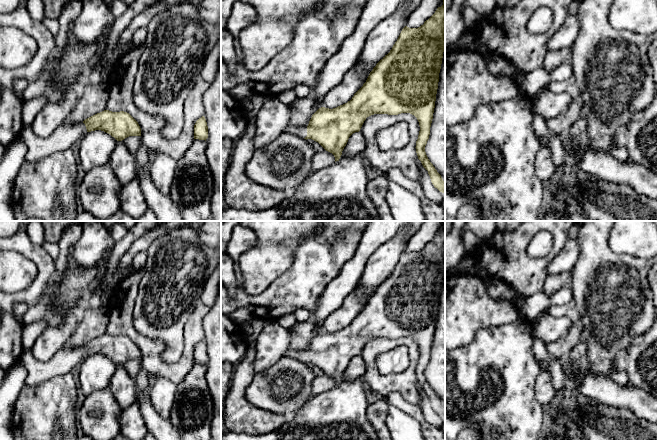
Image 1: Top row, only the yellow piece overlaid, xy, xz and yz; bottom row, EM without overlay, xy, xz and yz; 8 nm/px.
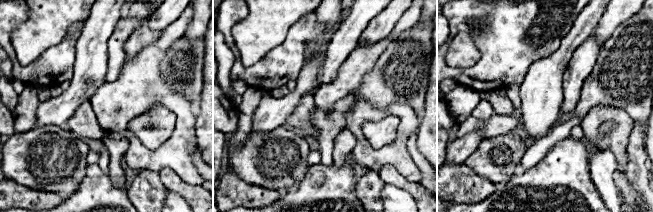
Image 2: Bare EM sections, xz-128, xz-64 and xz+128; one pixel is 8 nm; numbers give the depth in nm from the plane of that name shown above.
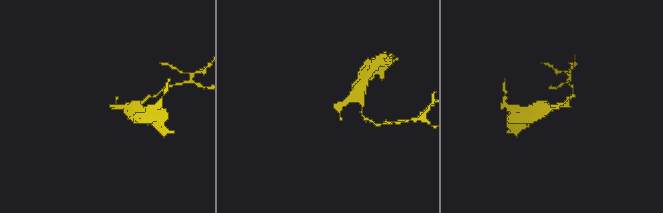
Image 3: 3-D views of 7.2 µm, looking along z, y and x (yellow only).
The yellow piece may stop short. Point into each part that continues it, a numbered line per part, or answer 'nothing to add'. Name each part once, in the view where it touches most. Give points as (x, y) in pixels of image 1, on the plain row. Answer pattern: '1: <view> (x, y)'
1: xz (298, 355)

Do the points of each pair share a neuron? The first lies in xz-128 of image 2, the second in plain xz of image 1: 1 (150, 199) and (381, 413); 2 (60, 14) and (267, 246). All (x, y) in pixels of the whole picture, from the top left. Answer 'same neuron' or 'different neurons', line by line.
1: same neuron
2: same neuron

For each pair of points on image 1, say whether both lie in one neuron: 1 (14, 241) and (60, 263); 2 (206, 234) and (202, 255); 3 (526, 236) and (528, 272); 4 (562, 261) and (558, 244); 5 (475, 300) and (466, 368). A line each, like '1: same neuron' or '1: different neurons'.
1: different neurons
2: different neurons
3: same neuron
4: different neurons
5: different neurons

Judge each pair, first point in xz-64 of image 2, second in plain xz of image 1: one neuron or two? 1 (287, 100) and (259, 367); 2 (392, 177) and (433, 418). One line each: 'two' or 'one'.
1: one
2: two

